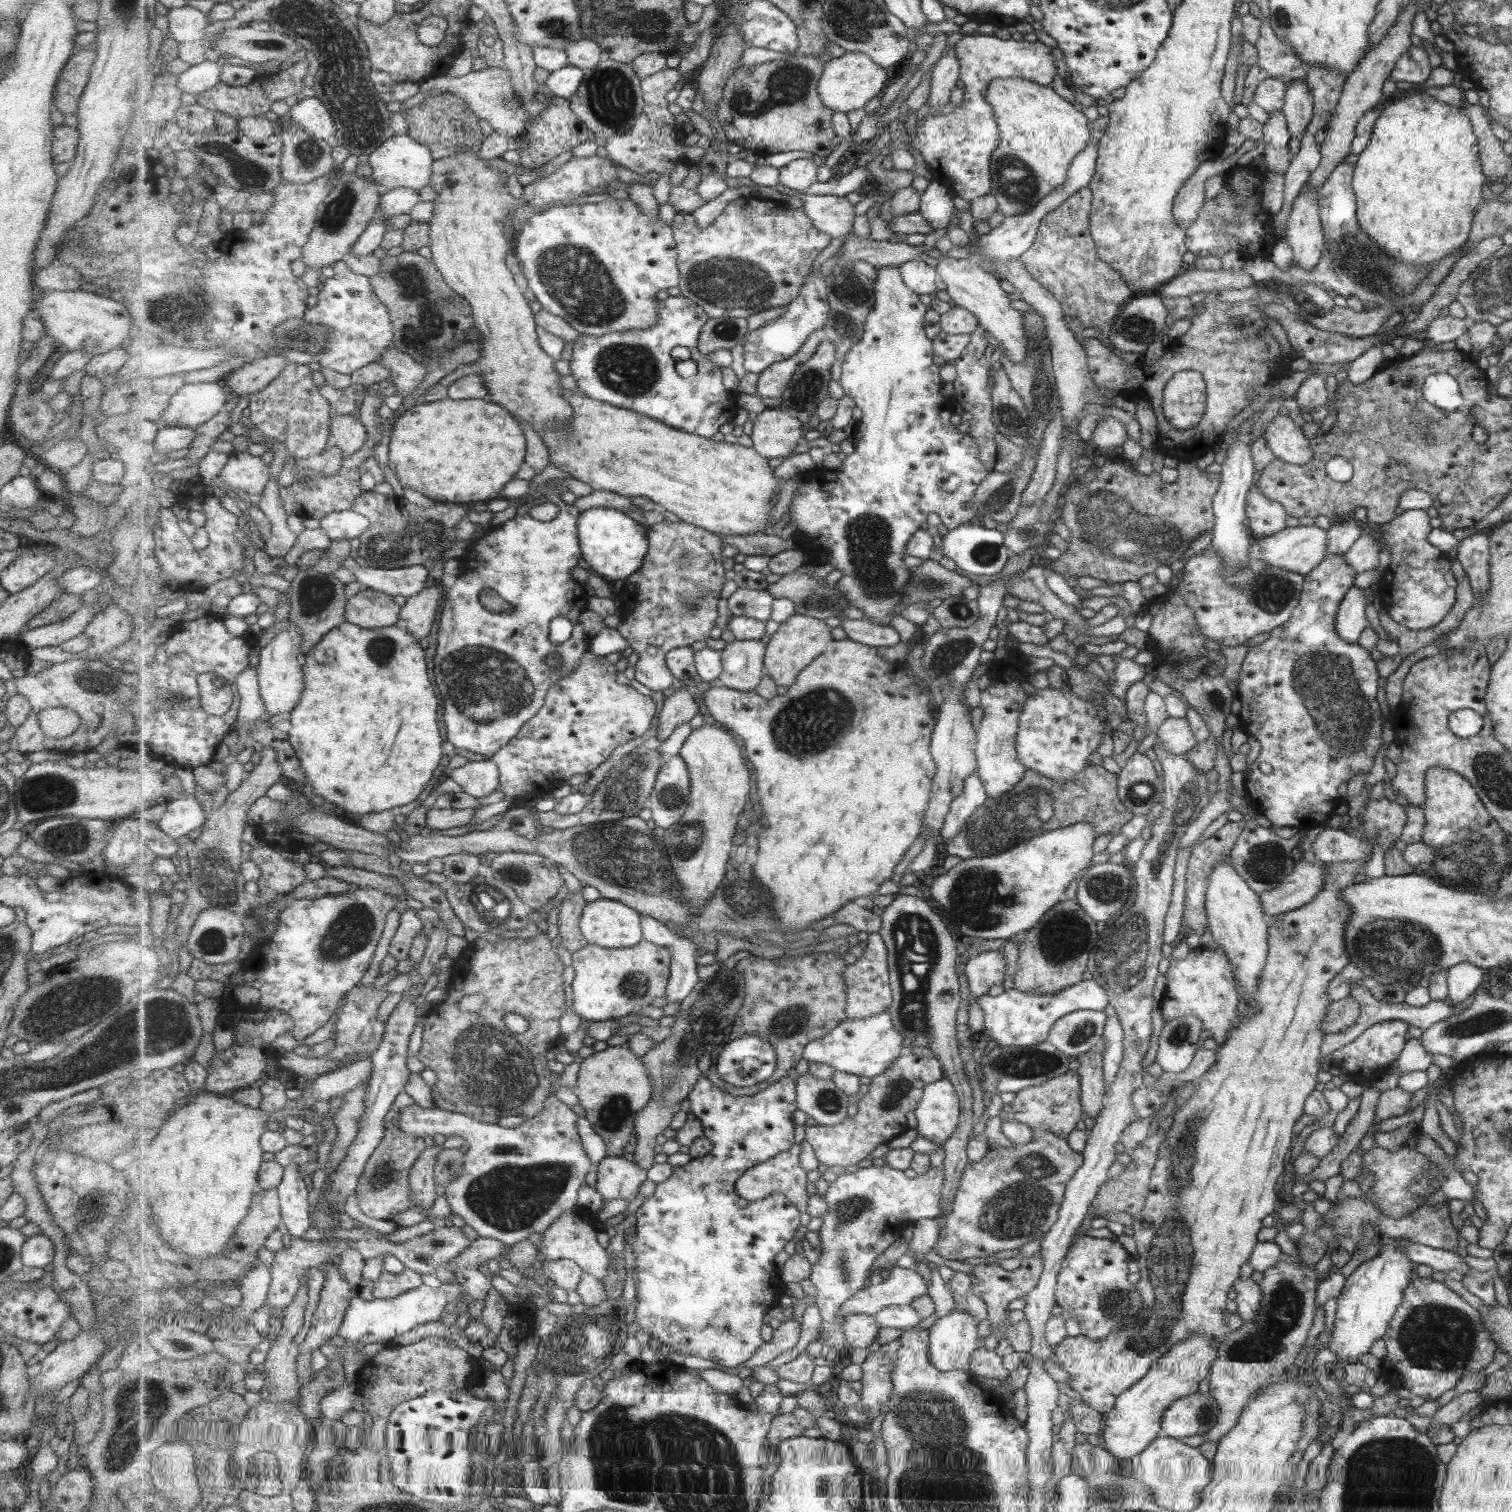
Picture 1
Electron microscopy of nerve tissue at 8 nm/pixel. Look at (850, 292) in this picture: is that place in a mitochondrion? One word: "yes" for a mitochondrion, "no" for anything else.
yes

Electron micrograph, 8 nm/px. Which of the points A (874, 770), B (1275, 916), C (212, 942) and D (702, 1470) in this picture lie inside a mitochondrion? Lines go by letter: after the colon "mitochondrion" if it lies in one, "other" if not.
A: other
B: other
C: mitochondrion
D: mitochondrion

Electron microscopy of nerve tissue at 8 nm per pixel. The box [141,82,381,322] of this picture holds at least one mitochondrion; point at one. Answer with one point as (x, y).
(338, 211)

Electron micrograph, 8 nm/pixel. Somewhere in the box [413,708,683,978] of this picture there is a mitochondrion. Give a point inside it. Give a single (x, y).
(626, 855)

